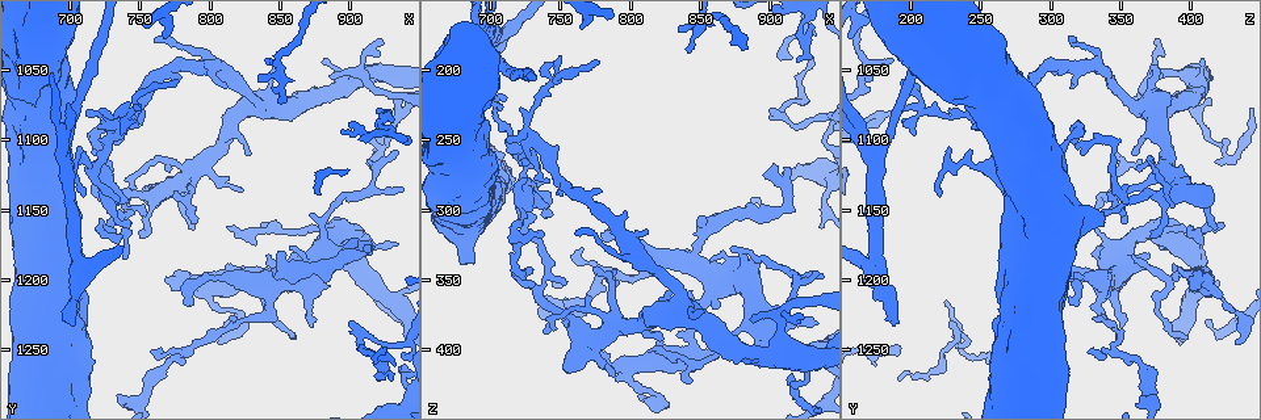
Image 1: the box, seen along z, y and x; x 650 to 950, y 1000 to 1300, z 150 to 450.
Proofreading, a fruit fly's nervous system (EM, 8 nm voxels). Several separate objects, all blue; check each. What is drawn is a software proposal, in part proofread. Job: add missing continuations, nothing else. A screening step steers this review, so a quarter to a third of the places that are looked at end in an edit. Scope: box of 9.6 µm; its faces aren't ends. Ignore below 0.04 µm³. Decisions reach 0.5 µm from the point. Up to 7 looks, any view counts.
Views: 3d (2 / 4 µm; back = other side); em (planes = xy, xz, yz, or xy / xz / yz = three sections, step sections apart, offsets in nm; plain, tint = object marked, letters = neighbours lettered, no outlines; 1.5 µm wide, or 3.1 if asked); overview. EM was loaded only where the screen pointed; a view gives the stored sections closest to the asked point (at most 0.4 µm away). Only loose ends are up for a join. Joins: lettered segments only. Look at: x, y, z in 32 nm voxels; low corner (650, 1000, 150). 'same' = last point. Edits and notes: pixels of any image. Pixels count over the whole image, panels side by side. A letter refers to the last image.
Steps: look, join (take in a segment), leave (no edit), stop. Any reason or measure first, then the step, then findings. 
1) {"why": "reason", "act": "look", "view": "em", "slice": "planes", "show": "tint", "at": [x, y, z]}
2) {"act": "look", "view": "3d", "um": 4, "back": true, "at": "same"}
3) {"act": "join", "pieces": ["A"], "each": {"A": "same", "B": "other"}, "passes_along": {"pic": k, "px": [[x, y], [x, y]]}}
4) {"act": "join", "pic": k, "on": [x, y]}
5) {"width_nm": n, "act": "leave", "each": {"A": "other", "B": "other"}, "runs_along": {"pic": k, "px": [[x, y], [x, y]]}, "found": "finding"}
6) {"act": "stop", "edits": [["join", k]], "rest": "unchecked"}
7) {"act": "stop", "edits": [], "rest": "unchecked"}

{"why": "free end", "act": "look", "view": "3d", "um": 4, "at": [686, 1150, 336]}

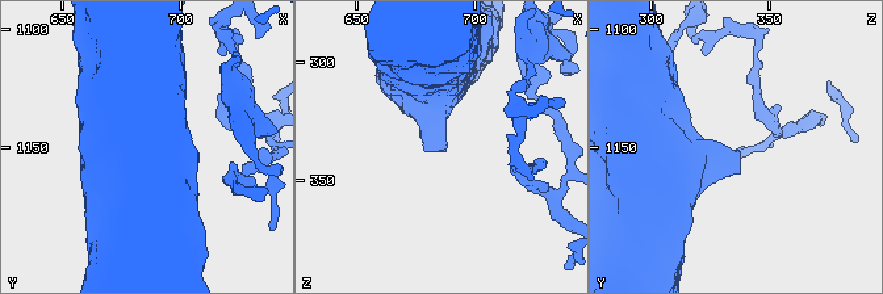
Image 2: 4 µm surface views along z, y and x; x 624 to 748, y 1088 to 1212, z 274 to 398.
{"why": "need the tissue", "act": "look", "view": "em", "slice": "xy", "step": 8, "show": "tint", "at": [687, 1150, 337]}

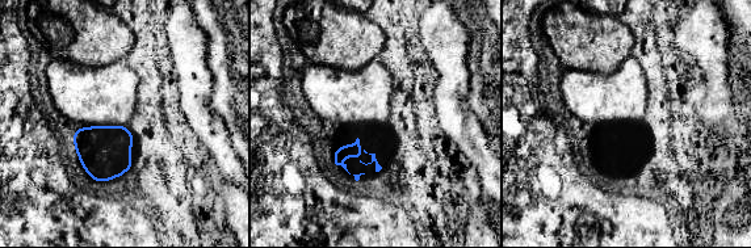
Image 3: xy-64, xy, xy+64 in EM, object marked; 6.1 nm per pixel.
{"act": "look", "view": "em", "slice": "planes", "show": "letters", "at": "same"}

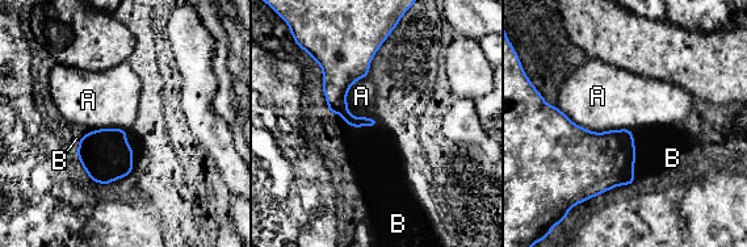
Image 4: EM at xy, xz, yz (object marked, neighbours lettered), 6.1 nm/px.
{"act": "join", "pieces": ["B"], "each": {"A": "other", "B": "same"}, "passes_along": {"pic": 4, "px": [[104, 154], [79, 145], [76, 138]]}, "found": "it goes on there"}

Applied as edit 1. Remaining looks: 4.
{"why": "an open end", "act": "look", "view": "em", "slice": "yz", "step": 4, "show": "letters", "at": [886, 1058, 378]}

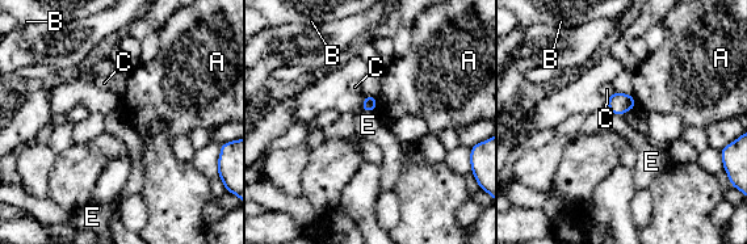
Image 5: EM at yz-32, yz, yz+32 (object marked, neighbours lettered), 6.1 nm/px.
{"act": "look", "view": "em", "slice": "planes", "show": "letters", "at": "same"}

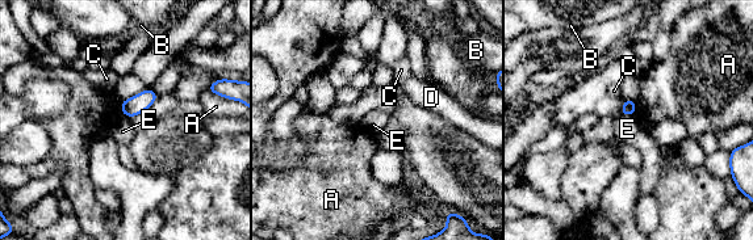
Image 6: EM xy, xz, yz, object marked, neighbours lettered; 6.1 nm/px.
{"longest_contact_nm": ["A", 90], "act": "leave", "each": {"A": "other", "B": "other", "C": "other", "D": "other", "E": "other"}, "border": {"pic": 6, "px": [[622, 114], [634, 116]]}, "found": "no lettered segment goes on from it"}

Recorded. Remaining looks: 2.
{"why": "thin end", "act": "look", "view": "em", "slice": "planes", "show": "letters", "at": [776, 1058, 194]}

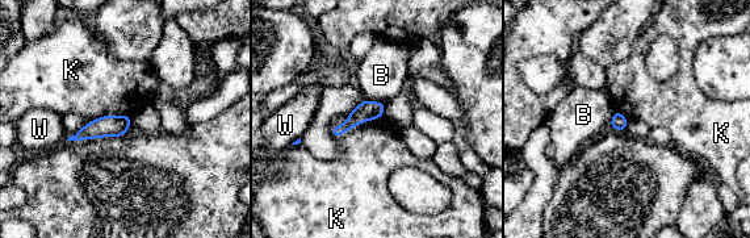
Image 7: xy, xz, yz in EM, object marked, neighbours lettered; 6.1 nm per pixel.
{"act": "leave", "each": {"B": "other", "K": "other", "W": "other"}, "runs_along": {"pic": 7, "px": [[381, 105], [363, 112], [335, 133]]}, "found": "no lettered segment goes on from it"}

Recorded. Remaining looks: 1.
{"act": "stop", "edits": [["join", 4]], "rest": "unchecked"}

